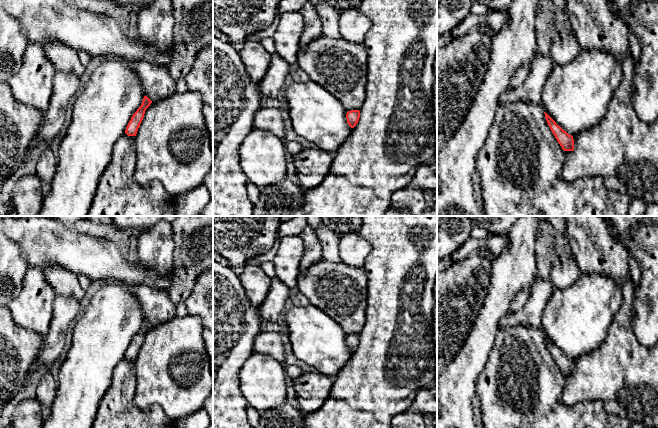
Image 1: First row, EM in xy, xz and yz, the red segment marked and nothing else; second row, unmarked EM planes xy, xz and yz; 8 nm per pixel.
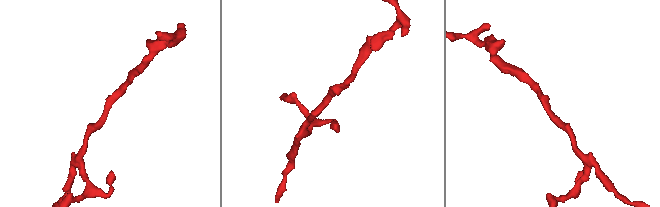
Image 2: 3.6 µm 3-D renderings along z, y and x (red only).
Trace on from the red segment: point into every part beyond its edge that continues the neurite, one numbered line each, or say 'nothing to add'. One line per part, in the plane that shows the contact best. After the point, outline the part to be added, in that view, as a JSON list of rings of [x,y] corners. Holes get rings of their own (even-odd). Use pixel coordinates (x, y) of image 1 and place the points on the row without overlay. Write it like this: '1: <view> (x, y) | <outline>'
nothing to add

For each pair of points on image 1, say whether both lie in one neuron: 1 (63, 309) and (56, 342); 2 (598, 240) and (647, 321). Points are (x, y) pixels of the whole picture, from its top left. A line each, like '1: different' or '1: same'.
1: same
2: different

